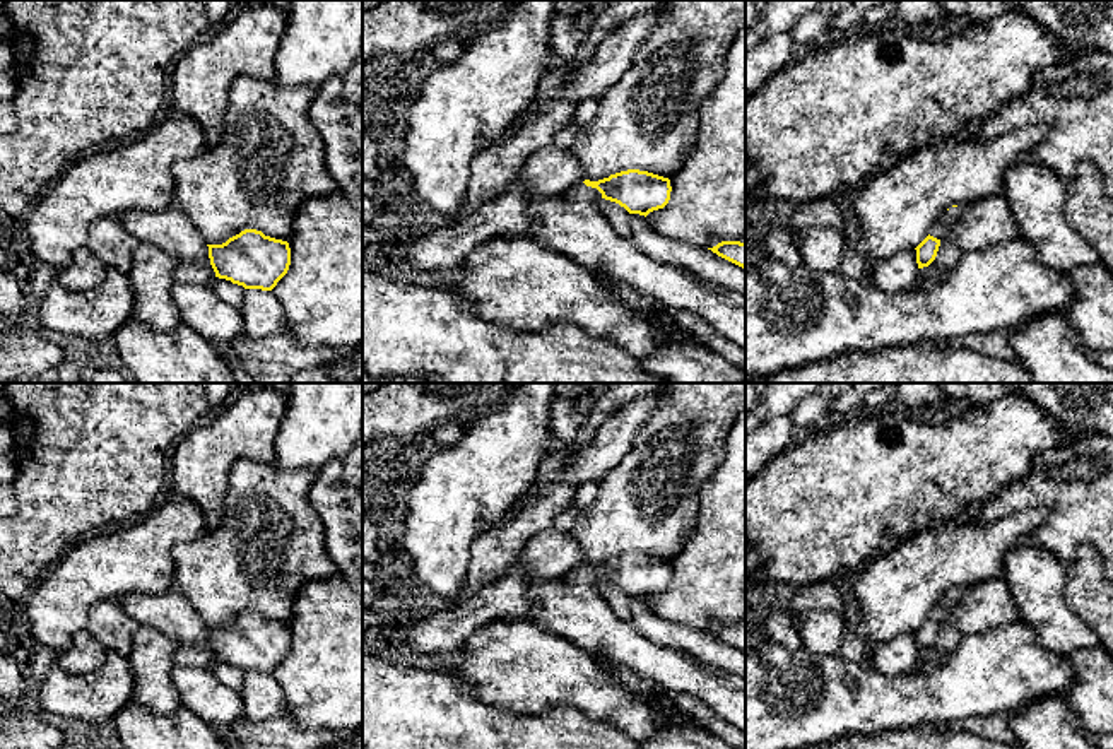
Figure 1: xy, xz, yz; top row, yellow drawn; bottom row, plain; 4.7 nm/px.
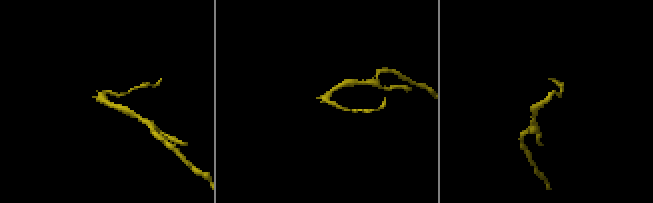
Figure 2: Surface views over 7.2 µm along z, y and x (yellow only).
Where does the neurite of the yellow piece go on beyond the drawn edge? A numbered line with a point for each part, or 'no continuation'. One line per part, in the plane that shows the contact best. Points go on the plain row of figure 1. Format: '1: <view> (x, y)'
1: xz (580, 575)

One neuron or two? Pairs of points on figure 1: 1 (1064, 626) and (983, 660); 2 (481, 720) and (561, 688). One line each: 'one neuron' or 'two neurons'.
1: two neurons
2: two neurons

